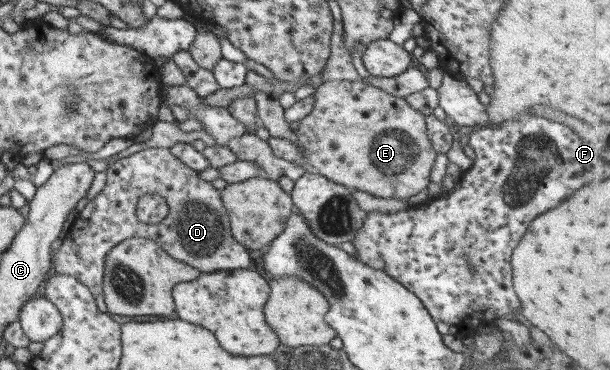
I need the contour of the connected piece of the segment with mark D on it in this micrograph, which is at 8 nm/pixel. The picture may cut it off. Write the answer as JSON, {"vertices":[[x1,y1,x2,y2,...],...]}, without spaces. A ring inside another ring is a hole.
{"vertices":[[146,148,140,151,137,151,127,157,122,157,117,159,114,162,111,162,105,171,106,181,103,185,103,188,91,199,87,200,83,209,79,211,79,213,75,216,74,222,69,226,69,229,62,235,61,247,57,249,57,251,52,252,52,269,53,273,59,273,59,275,69,275,69,277,73,277,73,279,77,279,81,285,85,285,87,289,89,289,89,293,93,295,93,301,95,301,95,305,97,305,99,311,107,312,105,301,103,299,103,266,105,266,105,254,107,251,123,241,123,239,127,239,130,237,139,237,140,235,143,238,151,238,154,243,157,243,169,256,181,261,185,262,185,264,199,270,199,273,209,273,214,271,221,270,233,270,233,269,241,269,252,267,251,260,249,259,249,255,247,253,247,249,243,248,239,243,236,243,235,239,233,239,230,233,229,219,227,217,227,213,225,213,225,209,223,209,223,203,221,203,221,197,219,197,219,190,212,187,209,181,201,180,197,175,197,171,193,171,193,169,189,169,189,167,185,167,185,163,181,163,181,160,174,155,171,155,169,148],[147,193,155,193,163,196,165,199,165,204,167,204,167,215,159,223,155,223,155,225,144,225,137,219,137,215,135,215,135,204,137,204,137,200,143,194]]}

